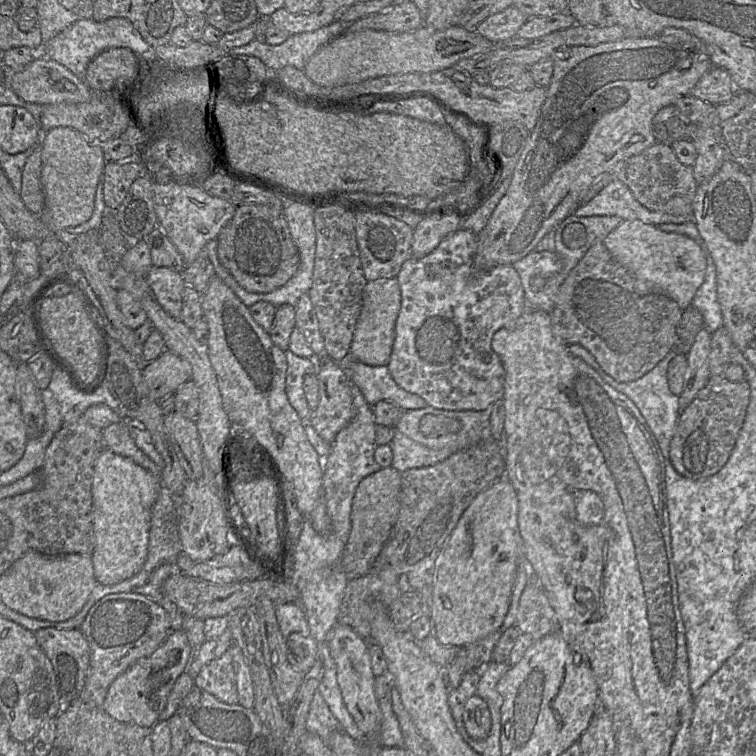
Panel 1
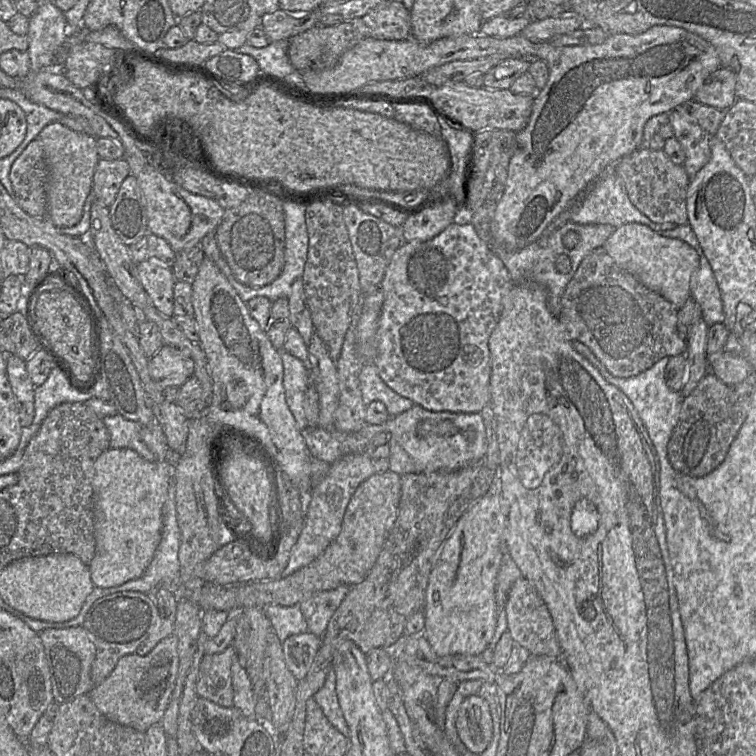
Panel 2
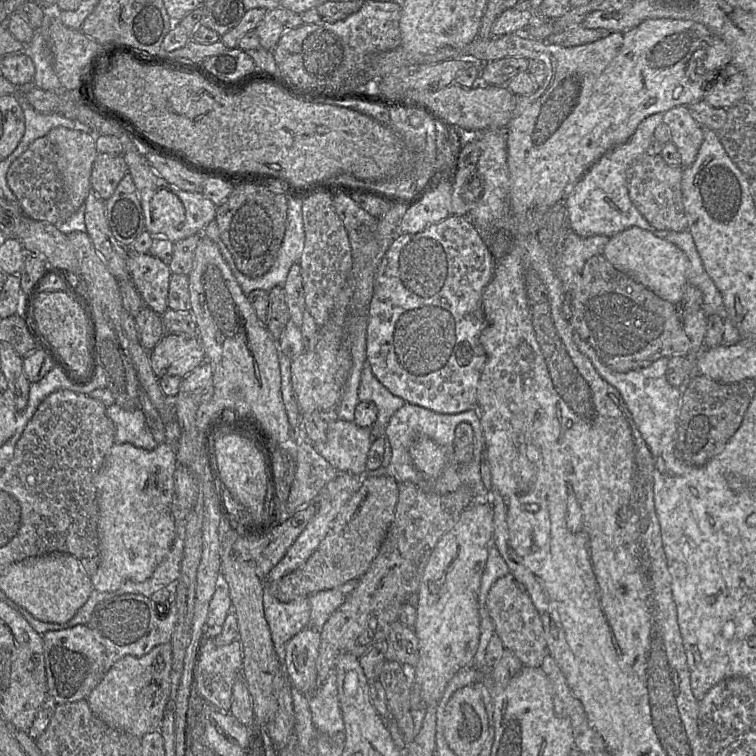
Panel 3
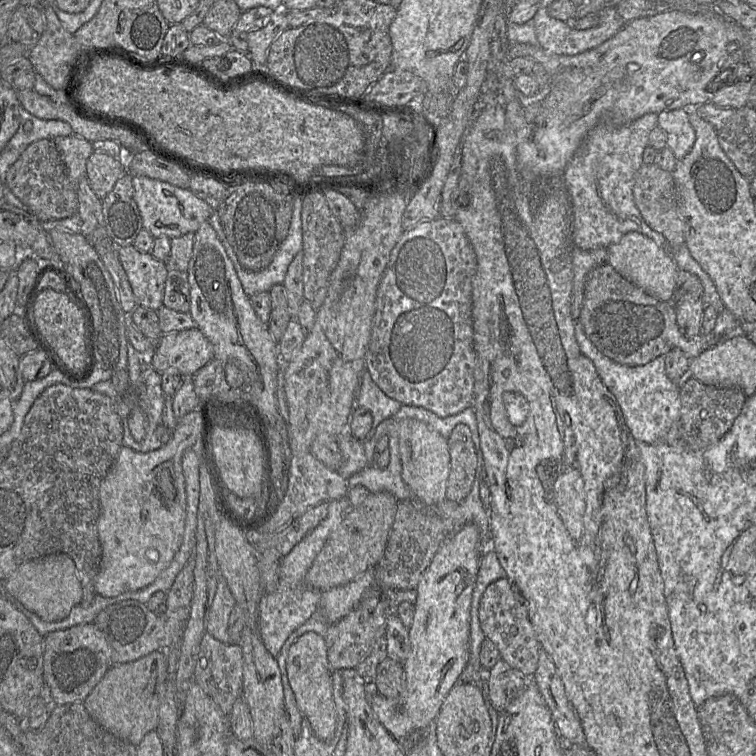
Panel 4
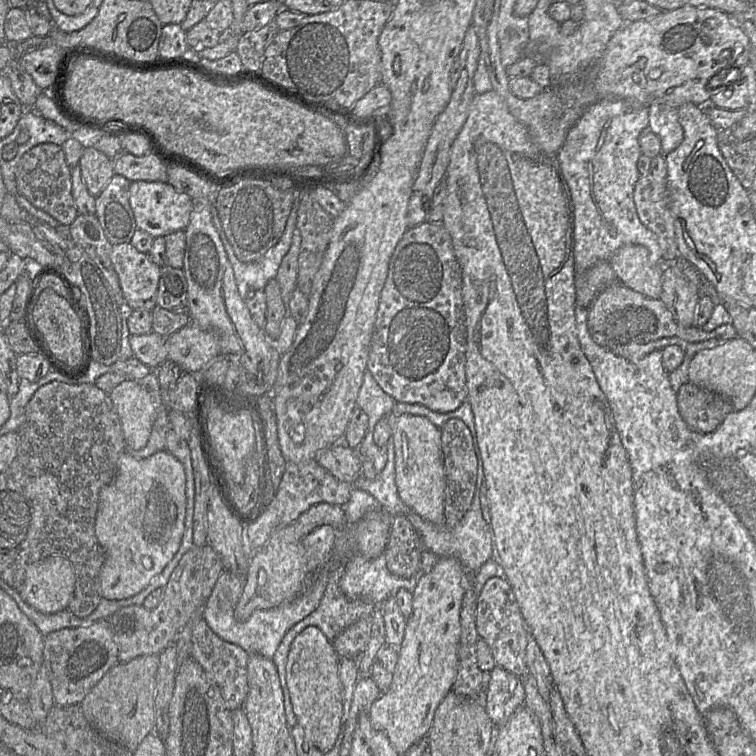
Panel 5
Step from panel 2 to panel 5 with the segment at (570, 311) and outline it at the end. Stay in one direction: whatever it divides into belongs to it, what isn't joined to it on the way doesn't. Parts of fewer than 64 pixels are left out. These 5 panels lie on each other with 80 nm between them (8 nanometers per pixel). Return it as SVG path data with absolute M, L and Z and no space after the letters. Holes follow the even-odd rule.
M620 282L612 283L596 296L588 309L587 326L597 344L629 361L638 361L669 345L678 345L685 354L695 355L737 337L731 324L721 325L711 332L706 332L696 325L683 327L675 321L660 299L648 298Z

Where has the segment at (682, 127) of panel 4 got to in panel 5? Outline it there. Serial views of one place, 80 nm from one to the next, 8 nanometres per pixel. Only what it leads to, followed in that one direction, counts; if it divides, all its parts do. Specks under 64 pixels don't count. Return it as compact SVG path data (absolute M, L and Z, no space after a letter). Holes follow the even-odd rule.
M653 103L648 107L648 128L661 141L662 154L676 149L683 141L683 129L679 123L678 110L666 105Z

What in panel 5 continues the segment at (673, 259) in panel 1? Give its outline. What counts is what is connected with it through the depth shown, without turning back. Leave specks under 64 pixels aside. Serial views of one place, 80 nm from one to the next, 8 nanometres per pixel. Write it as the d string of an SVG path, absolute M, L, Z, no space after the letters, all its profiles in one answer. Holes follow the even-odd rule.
M624 245L611 256L609 263L620 283L648 298L659 299L665 265L652 262L647 248Z

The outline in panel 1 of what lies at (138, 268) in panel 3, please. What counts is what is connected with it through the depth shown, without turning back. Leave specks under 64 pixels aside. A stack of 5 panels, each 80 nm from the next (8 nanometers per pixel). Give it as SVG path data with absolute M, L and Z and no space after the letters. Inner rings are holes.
M152 266L146 275L149 288L161 307L173 318L180 319L182 313L182 291L185 282L180 272L168 267Z

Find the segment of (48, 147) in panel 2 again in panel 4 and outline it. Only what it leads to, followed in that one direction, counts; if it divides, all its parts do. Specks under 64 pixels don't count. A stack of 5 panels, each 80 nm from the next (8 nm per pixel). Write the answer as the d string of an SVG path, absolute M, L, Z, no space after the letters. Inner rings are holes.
M71 134L69 136L58 136L54 138L54 143L60 152L62 160L67 169L68 177L70 181L75 185L77 193L77 184L82 177L86 176L86 163L94 151L92 142L76 134Z

